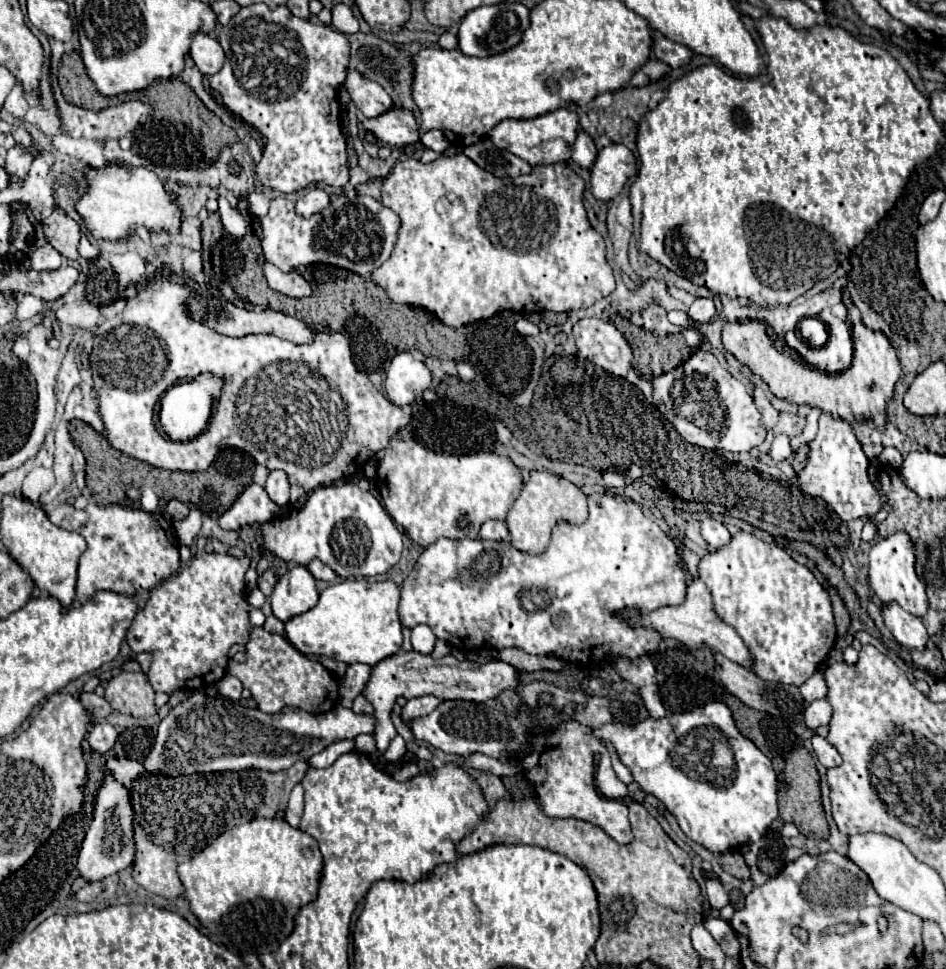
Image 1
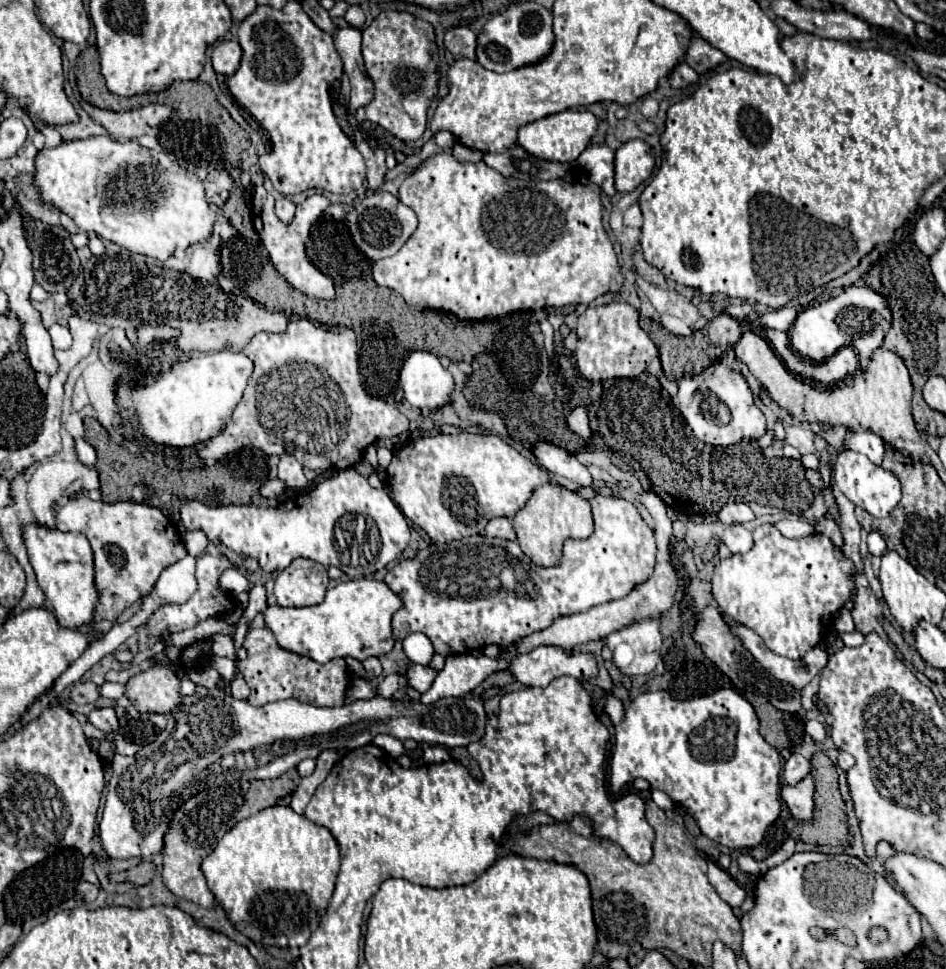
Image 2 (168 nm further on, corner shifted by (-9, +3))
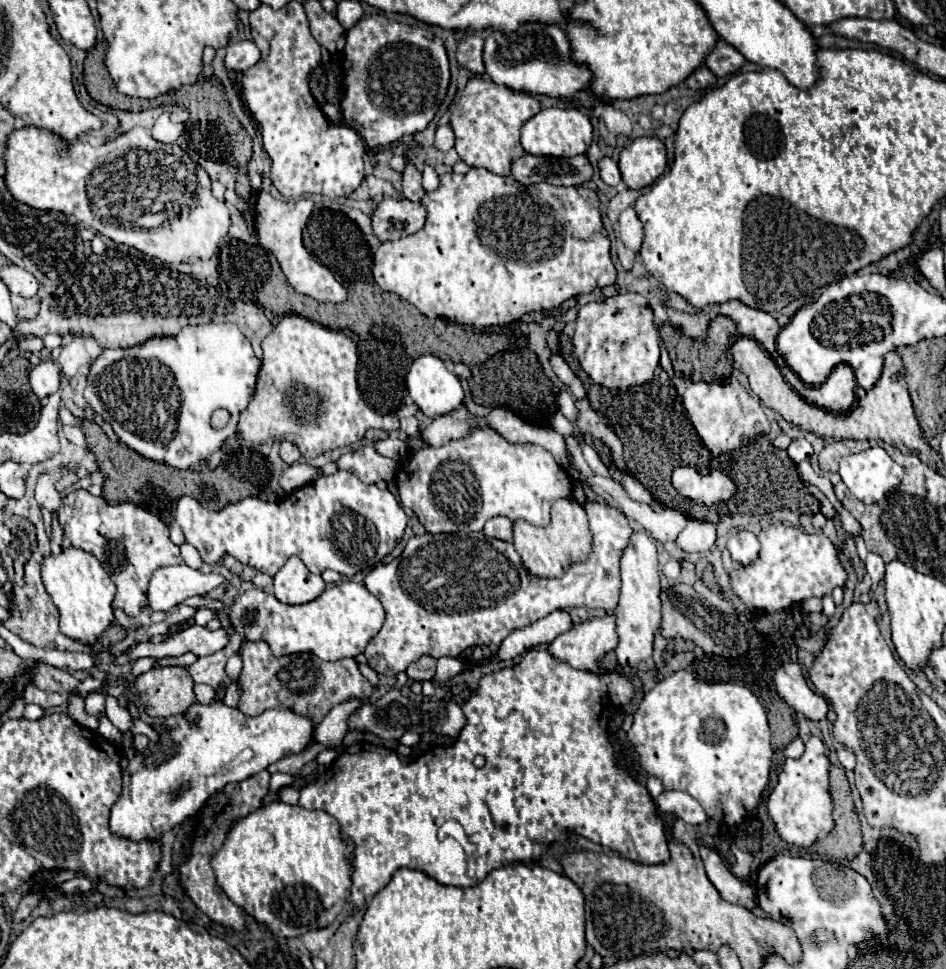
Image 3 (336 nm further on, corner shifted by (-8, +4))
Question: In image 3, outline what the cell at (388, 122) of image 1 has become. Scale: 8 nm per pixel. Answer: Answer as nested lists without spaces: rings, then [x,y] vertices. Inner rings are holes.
[[[364,16],[348,30],[342,70],[346,86],[340,102],[342,116],[346,122],[354,120],[362,126],[360,134],[370,148],[426,130],[450,84],[450,66],[442,40],[430,30],[402,26],[386,18]]]

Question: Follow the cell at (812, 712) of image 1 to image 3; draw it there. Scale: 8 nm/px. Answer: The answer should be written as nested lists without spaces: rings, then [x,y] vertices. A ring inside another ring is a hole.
[[[812,736],[806,742],[806,750],[798,760],[786,760],[784,768],[778,776],[776,788],[770,792],[766,808],[768,816],[774,822],[774,828],[780,836],[780,840],[808,848],[816,840],[826,838],[834,828],[832,818],[832,798],[830,798],[830,786],[828,786],[828,768],[830,760],[824,754],[824,742],[816,736]]]

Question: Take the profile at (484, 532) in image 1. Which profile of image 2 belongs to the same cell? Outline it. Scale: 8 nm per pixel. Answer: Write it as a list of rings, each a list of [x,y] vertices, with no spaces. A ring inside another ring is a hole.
[[[499,517],[499,519],[491,519],[485,527],[485,535],[487,537],[501,537],[501,539],[511,539],[515,541],[515,531],[511,527],[511,521],[505,519],[505,517]]]

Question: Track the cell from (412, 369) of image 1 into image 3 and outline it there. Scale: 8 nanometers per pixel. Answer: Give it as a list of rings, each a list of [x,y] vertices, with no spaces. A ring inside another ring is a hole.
[[[426,354],[412,362],[406,376],[410,398],[428,416],[444,416],[456,410],[464,400],[460,380],[448,372],[438,356]]]

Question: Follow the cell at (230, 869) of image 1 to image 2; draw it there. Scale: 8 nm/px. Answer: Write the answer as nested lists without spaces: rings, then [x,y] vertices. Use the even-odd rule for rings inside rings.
[[[269,807],[239,821],[217,843],[217,849],[201,863],[201,871],[207,879],[215,901],[225,909],[229,921],[237,931],[249,937],[259,947],[291,947],[305,945],[311,933],[317,929],[323,911],[335,889],[339,873],[339,849],[333,835],[315,825],[303,815],[297,815],[291,807]]]

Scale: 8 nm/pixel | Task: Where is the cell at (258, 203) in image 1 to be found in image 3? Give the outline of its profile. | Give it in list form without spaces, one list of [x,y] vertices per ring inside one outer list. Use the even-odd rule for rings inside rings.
[[[259,191],[256,208],[254,208],[256,236],[258,236],[260,246],[270,250],[278,258],[284,276],[288,278],[290,286],[296,292],[306,294],[318,302],[344,302],[348,298],[346,288],[332,276],[332,272],[324,264],[320,264],[314,256],[310,256],[302,244],[302,230],[312,214],[312,206],[314,204],[310,198],[296,198],[296,200],[282,202],[282,200],[272,198],[268,192]]]

